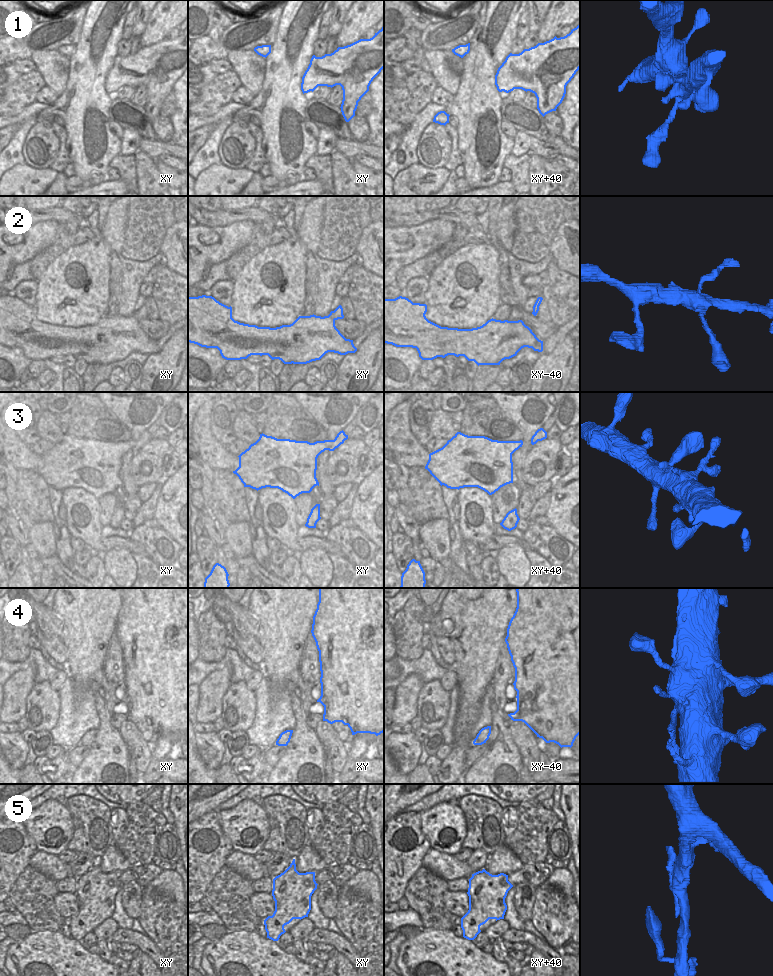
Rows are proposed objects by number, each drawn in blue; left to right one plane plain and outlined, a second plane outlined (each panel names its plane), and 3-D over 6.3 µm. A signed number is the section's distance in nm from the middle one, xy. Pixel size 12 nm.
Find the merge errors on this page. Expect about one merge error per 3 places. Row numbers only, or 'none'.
4, 5.

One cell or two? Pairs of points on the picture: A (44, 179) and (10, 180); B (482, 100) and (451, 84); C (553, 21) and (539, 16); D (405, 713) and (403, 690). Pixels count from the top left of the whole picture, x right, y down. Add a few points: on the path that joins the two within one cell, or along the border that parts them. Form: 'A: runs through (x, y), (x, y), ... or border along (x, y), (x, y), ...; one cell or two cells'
A: runs through (36, 178), (18, 180); one cell
B: border along (460, 75), (458, 90), (453, 95); two cells
C: border along (548, 10), (541, 27), (536, 32); two cells
D: runs through (405, 707), (405, 696); one cell

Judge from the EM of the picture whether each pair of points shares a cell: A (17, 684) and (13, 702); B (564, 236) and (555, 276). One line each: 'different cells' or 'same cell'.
A: same cell
B: different cells

